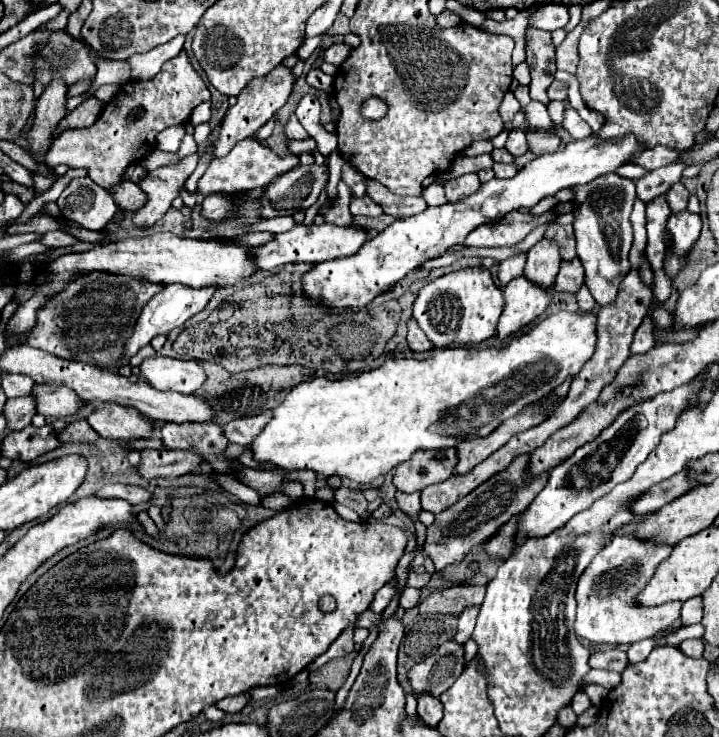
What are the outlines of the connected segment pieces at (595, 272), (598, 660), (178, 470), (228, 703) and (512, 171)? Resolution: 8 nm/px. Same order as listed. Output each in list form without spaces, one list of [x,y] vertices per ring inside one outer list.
[[[607,174],[595,178],[585,186],[575,188],[575,200],[579,208],[575,214],[575,236],[577,236],[577,256],[585,268],[585,286],[593,294],[599,306],[613,304],[619,294],[619,284],[631,268],[629,250],[633,244],[633,230],[629,224],[629,214],[637,194],[635,182],[621,178],[617,174]]]
[[[597,650],[591,654],[589,658],[589,666],[591,668],[603,668],[603,670],[615,670],[615,672],[623,672],[627,668],[629,660],[627,654],[623,650]]]
[[[145,448],[141,450],[141,462],[135,468],[135,472],[141,478],[177,478],[193,468],[197,468],[203,462],[203,458],[197,452],[189,450],[153,450]]]
[[[237,694],[237,696],[229,696],[229,698],[221,700],[221,702],[217,702],[215,706],[219,710],[227,712],[227,714],[235,714],[235,712],[241,712],[247,706],[247,700],[249,700],[247,694]]]
[[[493,164],[493,172],[495,178],[513,178],[517,174],[517,166],[515,164]]]

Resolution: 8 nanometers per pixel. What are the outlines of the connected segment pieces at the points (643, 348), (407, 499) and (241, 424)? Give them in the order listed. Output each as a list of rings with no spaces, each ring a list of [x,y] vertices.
[[[649,310],[645,316],[645,322],[641,322],[641,326],[637,328],[635,340],[631,344],[631,354],[643,354],[649,352],[653,348],[653,322],[649,322]]]
[[[397,492],[395,494],[395,500],[399,504],[399,508],[407,514],[407,516],[415,516],[421,512],[421,504],[419,504],[419,492],[413,492],[413,494],[405,494],[405,492]]]
[[[271,410],[259,414],[259,416],[249,416],[249,418],[237,418],[231,420],[229,424],[223,426],[223,434],[227,442],[239,444],[239,446],[249,446],[253,438],[265,428],[265,424],[271,420]]]

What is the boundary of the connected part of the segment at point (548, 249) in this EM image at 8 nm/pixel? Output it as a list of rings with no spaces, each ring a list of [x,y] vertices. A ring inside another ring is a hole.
[[[541,240],[527,252],[527,264],[523,276],[541,288],[551,288],[561,264],[559,246],[553,240]]]

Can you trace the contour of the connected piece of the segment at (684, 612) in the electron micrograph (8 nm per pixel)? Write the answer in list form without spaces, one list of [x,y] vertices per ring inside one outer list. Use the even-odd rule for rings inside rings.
[[[701,596],[689,598],[689,600],[683,604],[683,608],[681,608],[681,622],[683,622],[685,626],[697,624],[697,622],[701,622],[701,616],[703,616]]]

